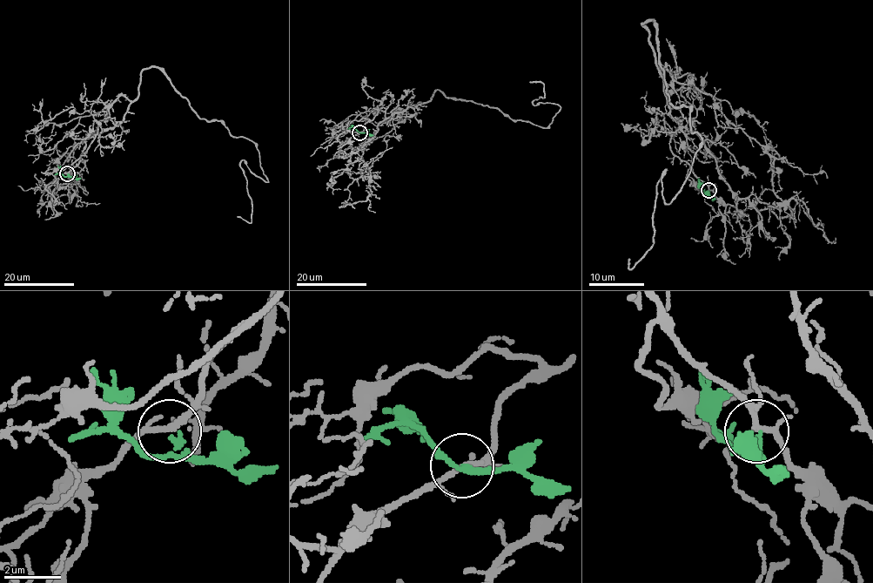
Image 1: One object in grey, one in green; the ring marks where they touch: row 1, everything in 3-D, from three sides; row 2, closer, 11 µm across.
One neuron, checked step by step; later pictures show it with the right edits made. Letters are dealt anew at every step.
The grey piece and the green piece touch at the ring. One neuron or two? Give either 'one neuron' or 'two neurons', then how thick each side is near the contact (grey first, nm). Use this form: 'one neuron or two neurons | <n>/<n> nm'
two neurons | 160/120 nm

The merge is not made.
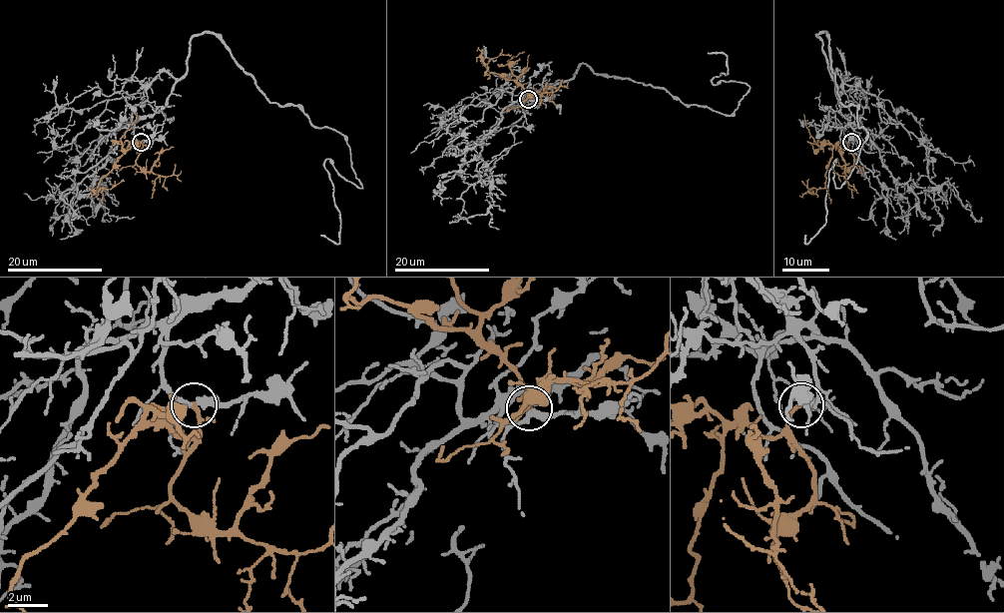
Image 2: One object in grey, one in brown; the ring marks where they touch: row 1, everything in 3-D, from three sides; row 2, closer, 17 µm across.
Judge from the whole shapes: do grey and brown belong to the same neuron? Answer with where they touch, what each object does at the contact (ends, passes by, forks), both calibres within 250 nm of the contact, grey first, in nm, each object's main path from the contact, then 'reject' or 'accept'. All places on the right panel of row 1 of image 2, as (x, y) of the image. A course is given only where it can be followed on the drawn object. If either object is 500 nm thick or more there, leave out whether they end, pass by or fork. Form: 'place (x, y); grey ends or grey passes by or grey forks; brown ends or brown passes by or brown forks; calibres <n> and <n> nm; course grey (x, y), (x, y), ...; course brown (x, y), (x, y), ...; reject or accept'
place (851, 142); grey passes by; brown passes by; calibres 240 and 150 nm; course grey (850, 142), (816, 35), (867, 136), (840, 187), (832, 162), (825, 224), (804, 235); course brown (850, 142), (843, 149), (832, 149), (823, 188), (810, 190), (806, 181); accept

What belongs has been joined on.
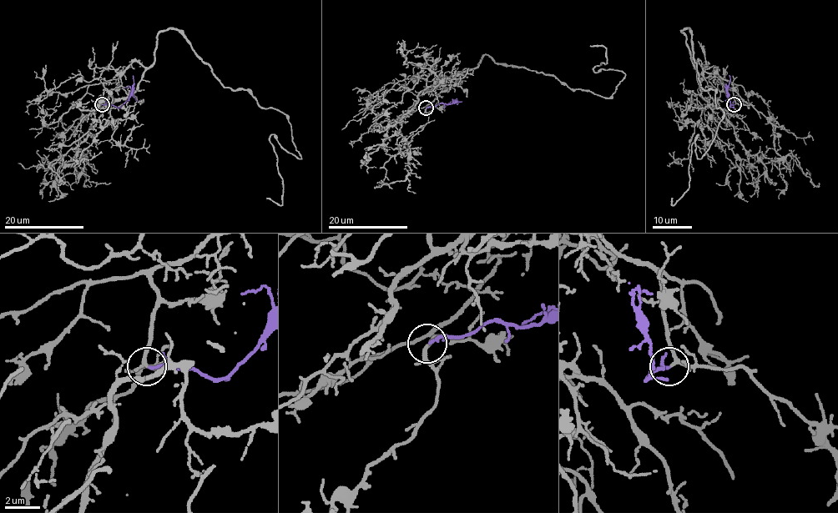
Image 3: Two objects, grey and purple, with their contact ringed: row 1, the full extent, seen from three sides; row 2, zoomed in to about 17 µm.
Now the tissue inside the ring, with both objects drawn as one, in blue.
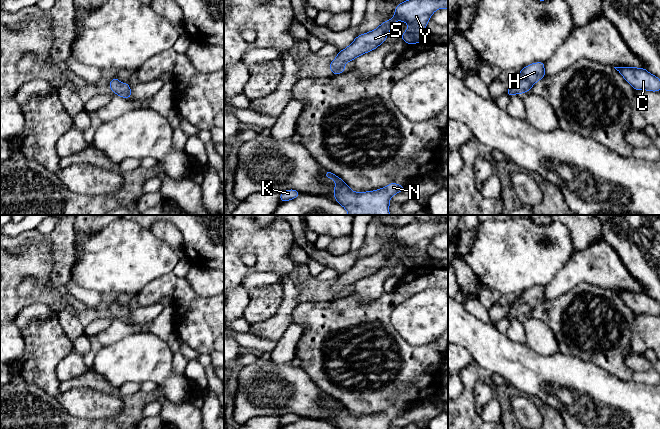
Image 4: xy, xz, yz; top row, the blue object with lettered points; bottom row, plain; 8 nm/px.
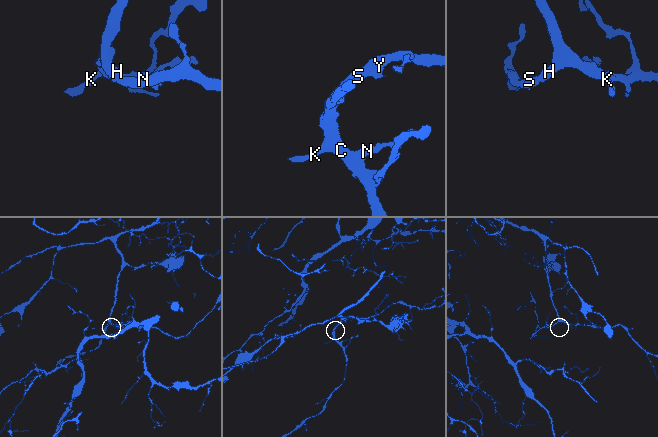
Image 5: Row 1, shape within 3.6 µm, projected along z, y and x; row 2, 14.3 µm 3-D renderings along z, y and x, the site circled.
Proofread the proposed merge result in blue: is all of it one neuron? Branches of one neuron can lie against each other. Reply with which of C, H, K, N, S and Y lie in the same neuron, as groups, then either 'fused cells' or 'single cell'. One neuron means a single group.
C H K N S Y | single cell

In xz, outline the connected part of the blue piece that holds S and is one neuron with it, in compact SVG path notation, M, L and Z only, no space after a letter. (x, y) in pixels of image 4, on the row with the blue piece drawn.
M407 0L398 4L391 20L382 22L375 30L358 35L347 48L338 51L337 57L329 65L333 76L343 73L347 62L384 43L388 32L397 20L409 24L409 28L402 33L401 39L409 45L420 43L431 15L441 8L448 9L448 0Z

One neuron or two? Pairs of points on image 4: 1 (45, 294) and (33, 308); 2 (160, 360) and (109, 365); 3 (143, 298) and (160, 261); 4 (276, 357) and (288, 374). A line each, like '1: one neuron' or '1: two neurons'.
1: two neurons
2: one neuron
3: two neurons
4: two neurons

